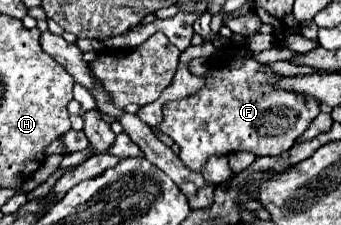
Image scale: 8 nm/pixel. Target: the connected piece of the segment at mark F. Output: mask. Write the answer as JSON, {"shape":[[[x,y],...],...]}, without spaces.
{"shape":[[[227,47],[221,61],[209,71],[213,77],[201,91],[163,105],[165,119],[159,129],[179,145],[181,161],[193,171],[201,171],[203,163],[213,155],[223,157],[237,151],[251,151],[257,157],[281,155],[319,115],[319,103],[313,97],[271,89],[269,77],[273,73],[267,65],[245,57],[247,53],[247,47]]]}

